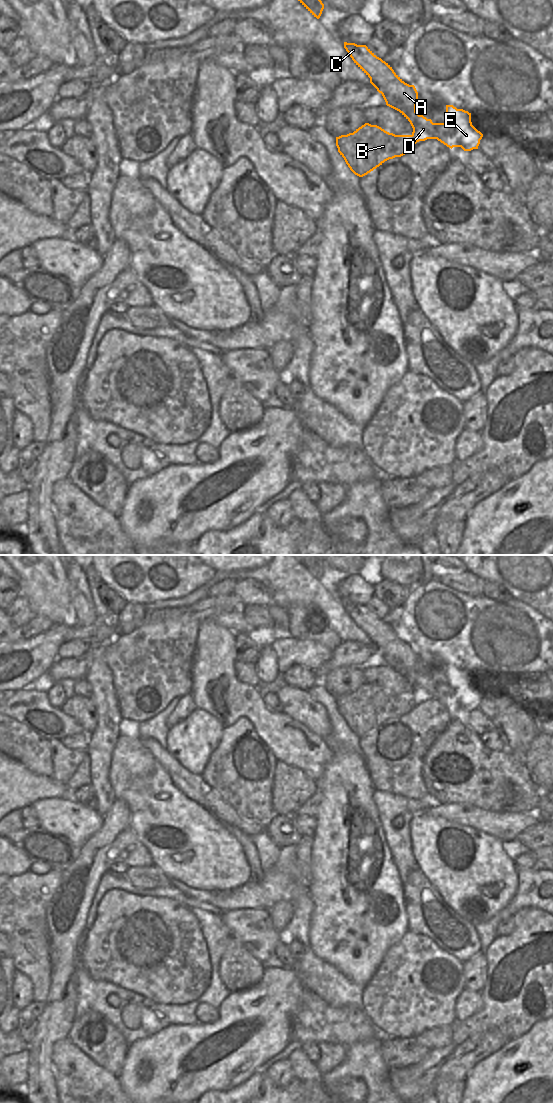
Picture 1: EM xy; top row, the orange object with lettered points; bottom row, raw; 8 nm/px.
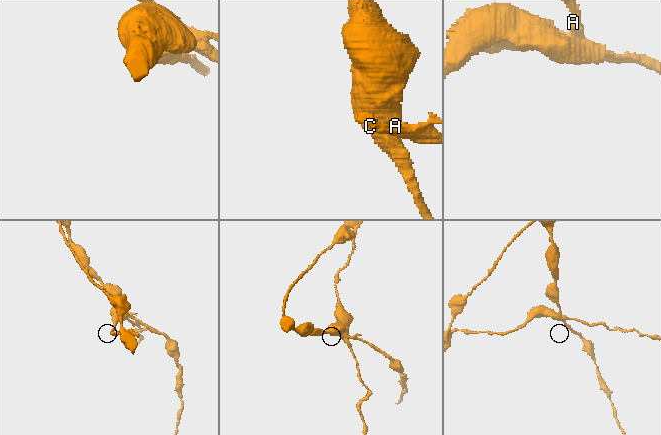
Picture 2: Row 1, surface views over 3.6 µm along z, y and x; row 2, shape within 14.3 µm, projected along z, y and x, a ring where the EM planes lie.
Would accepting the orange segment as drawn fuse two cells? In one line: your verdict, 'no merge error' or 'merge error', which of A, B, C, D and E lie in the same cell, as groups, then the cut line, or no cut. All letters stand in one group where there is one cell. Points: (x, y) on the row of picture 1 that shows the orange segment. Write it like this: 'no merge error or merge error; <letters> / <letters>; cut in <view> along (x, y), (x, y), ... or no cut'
merge error; A C D E / B; cut in xy along (412, 134), (416, 142)

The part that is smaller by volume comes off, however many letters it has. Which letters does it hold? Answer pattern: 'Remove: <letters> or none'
Remove: B.

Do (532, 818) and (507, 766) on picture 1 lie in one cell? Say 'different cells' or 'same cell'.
different cells

